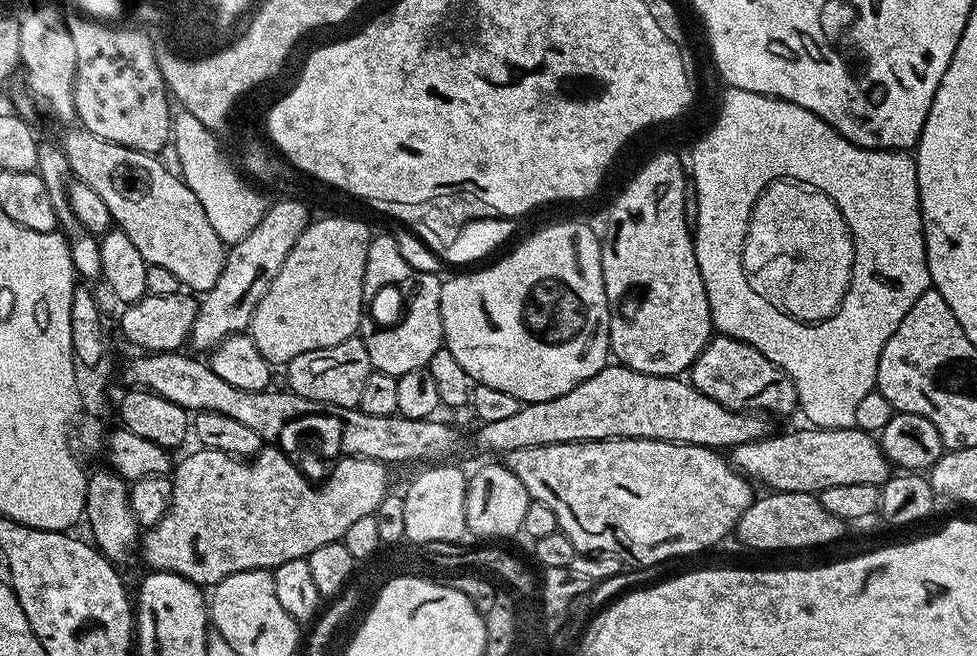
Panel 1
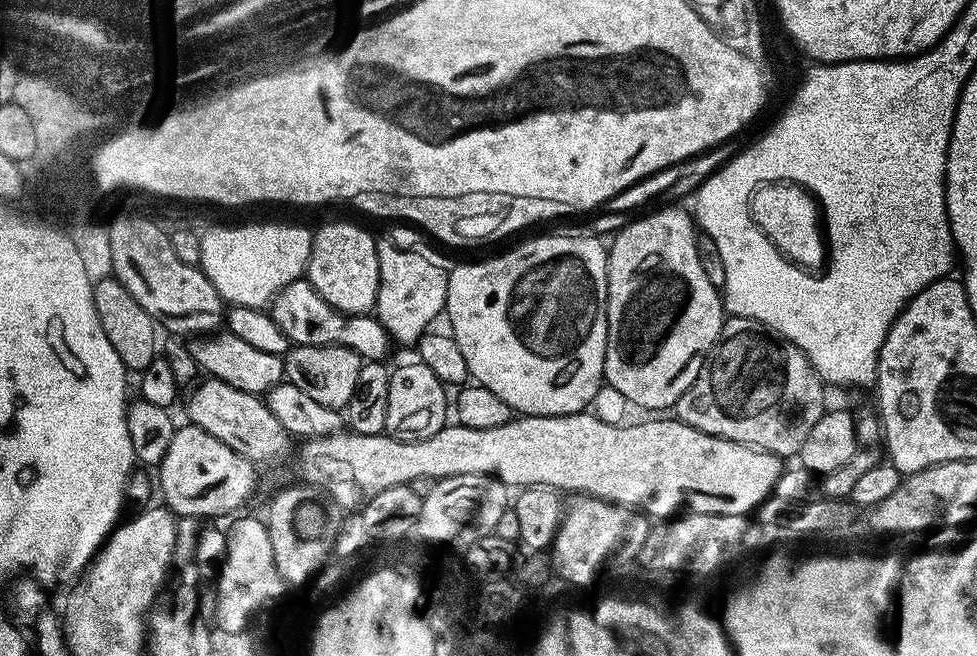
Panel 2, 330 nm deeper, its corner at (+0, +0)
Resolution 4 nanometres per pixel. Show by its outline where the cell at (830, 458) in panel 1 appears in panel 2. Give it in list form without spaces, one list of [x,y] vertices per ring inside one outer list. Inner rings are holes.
[[[585,410],[583,412],[575,412],[574,414],[570,414],[569,416],[525,416],[523,414],[517,415],[510,422],[506,422],[502,426],[494,426],[490,430],[470,430],[470,426],[462,426],[461,424],[452,422],[449,423],[442,430],[438,430],[438,434],[434,434],[430,438],[422,438],[421,440],[395,440],[393,436],[387,434],[381,434],[379,436],[367,436],[366,434],[358,434],[357,432],[351,430],[341,430],[339,432],[335,432],[334,434],[330,434],[329,436],[319,436],[318,438],[314,438],[313,440],[303,441],[299,446],[300,453],[296,456],[296,472],[301,481],[303,483],[314,487],[319,488],[323,495],[327,496],[329,500],[332,501],[333,504],[339,506],[344,510],[360,510],[363,509],[363,506],[366,502],[370,502],[370,498],[374,498],[374,494],[382,494],[382,490],[390,490],[390,486],[398,486],[399,484],[410,484],[414,478],[430,478],[431,480],[445,480],[448,476],[461,476],[462,474],[478,474],[479,476],[494,476],[497,480],[501,480],[503,484],[506,486],[513,486],[512,484],[520,484],[516,486],[543,486],[545,488],[554,488],[559,490],[564,494],[579,494],[582,496],[596,496],[600,500],[605,500],[606,502],[610,502],[611,504],[620,504],[623,508],[631,508],[635,511],[644,513],[645,516],[649,518],[655,518],[655,516],[668,516],[664,518],[672,518],[677,514],[702,514],[702,515],[742,515],[747,516],[749,514],[755,513],[756,507],[761,504],[762,501],[765,500],[766,497],[773,495],[776,490],[776,483],[778,482],[778,478],[784,473],[786,464],[783,459],[779,456],[775,456],[772,452],[764,452],[760,448],[751,448],[749,444],[739,444],[738,442],[734,442],[733,440],[727,440],[726,438],[718,438],[717,436],[711,436],[710,434],[706,434],[702,430],[698,430],[694,426],[686,426],[680,420],[675,418],[669,418],[669,420],[644,420],[641,424],[607,424],[604,420],[599,420],[596,416],[591,416],[591,411]]]

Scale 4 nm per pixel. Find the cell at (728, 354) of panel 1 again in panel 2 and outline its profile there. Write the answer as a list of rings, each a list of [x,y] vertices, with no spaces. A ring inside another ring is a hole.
[[[728,316],[714,346],[704,353],[704,361],[694,382],[678,398],[674,416],[686,426],[694,426],[711,436],[749,444],[751,448],[760,448],[775,456],[789,458],[788,456],[795,457],[799,453],[814,422],[822,418],[826,410],[824,391],[826,385],[821,380],[820,373],[806,358],[806,354],[798,350],[798,346],[777,336],[771,328],[759,324],[757,320]]]

